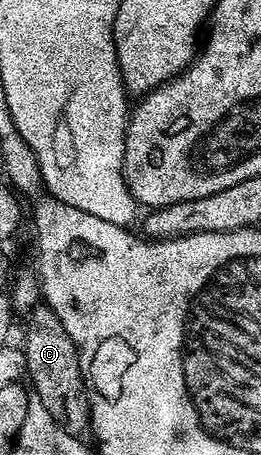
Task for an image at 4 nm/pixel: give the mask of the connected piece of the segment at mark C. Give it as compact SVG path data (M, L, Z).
M44 302L38 303L37 307L28 313L26 320L29 321L25 324L23 351L28 383L63 430L73 436L84 437L91 428L89 390L85 386L85 379L81 373L81 363L75 342L71 342L71 334L63 330L63 322L59 322L59 318Z

